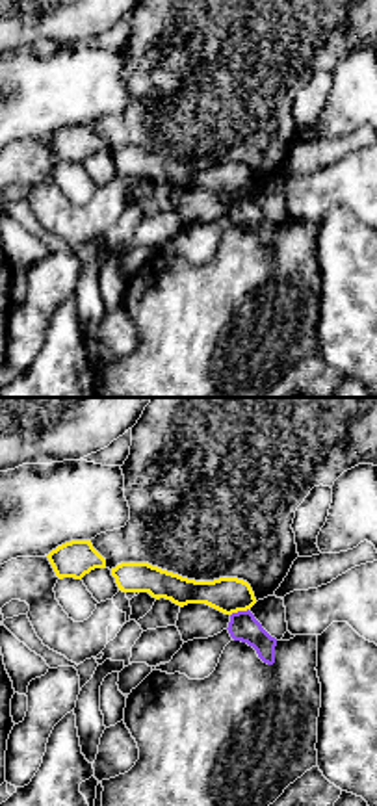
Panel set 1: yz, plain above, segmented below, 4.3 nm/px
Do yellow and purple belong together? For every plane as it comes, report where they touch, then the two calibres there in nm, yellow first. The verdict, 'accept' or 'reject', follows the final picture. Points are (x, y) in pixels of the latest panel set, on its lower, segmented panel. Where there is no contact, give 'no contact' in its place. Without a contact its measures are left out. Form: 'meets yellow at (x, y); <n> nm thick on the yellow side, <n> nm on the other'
meets yellow at (238, 610); 160 nm thick on the yellow side, 120 nm on the other

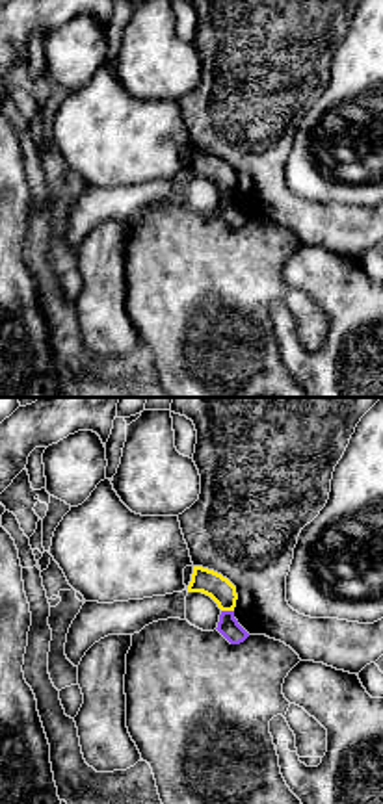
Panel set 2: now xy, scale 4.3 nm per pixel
meets yellow at (227, 609); 110 nm thick on the yellow side, 90 nm on the other

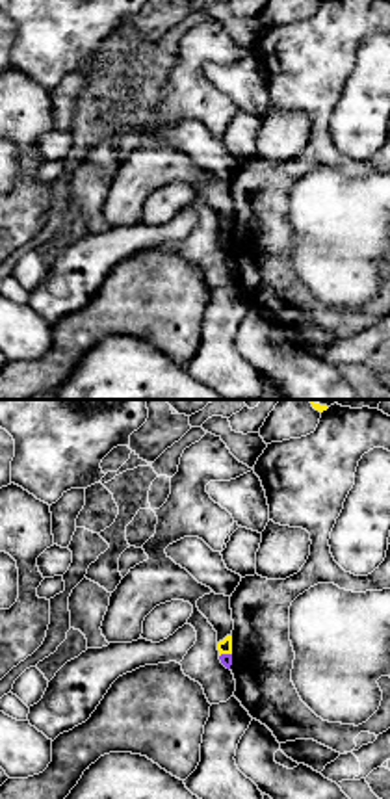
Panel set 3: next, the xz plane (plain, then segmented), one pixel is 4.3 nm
meets yellow at (225, 653); 60 nm thick on the yellow side, 50 nm on the other

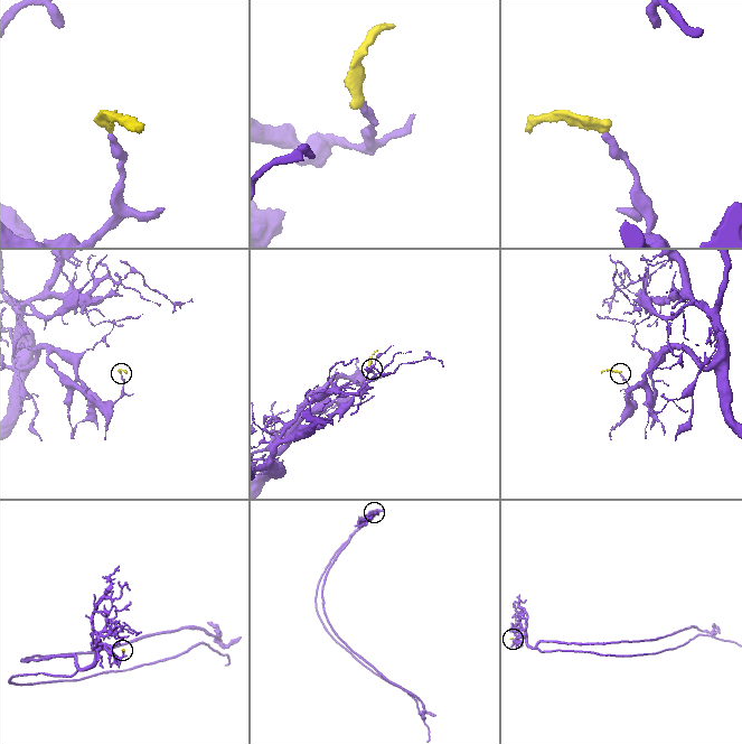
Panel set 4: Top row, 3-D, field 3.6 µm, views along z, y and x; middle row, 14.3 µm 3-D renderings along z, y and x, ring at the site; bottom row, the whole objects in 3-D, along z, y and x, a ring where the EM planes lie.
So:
reject

